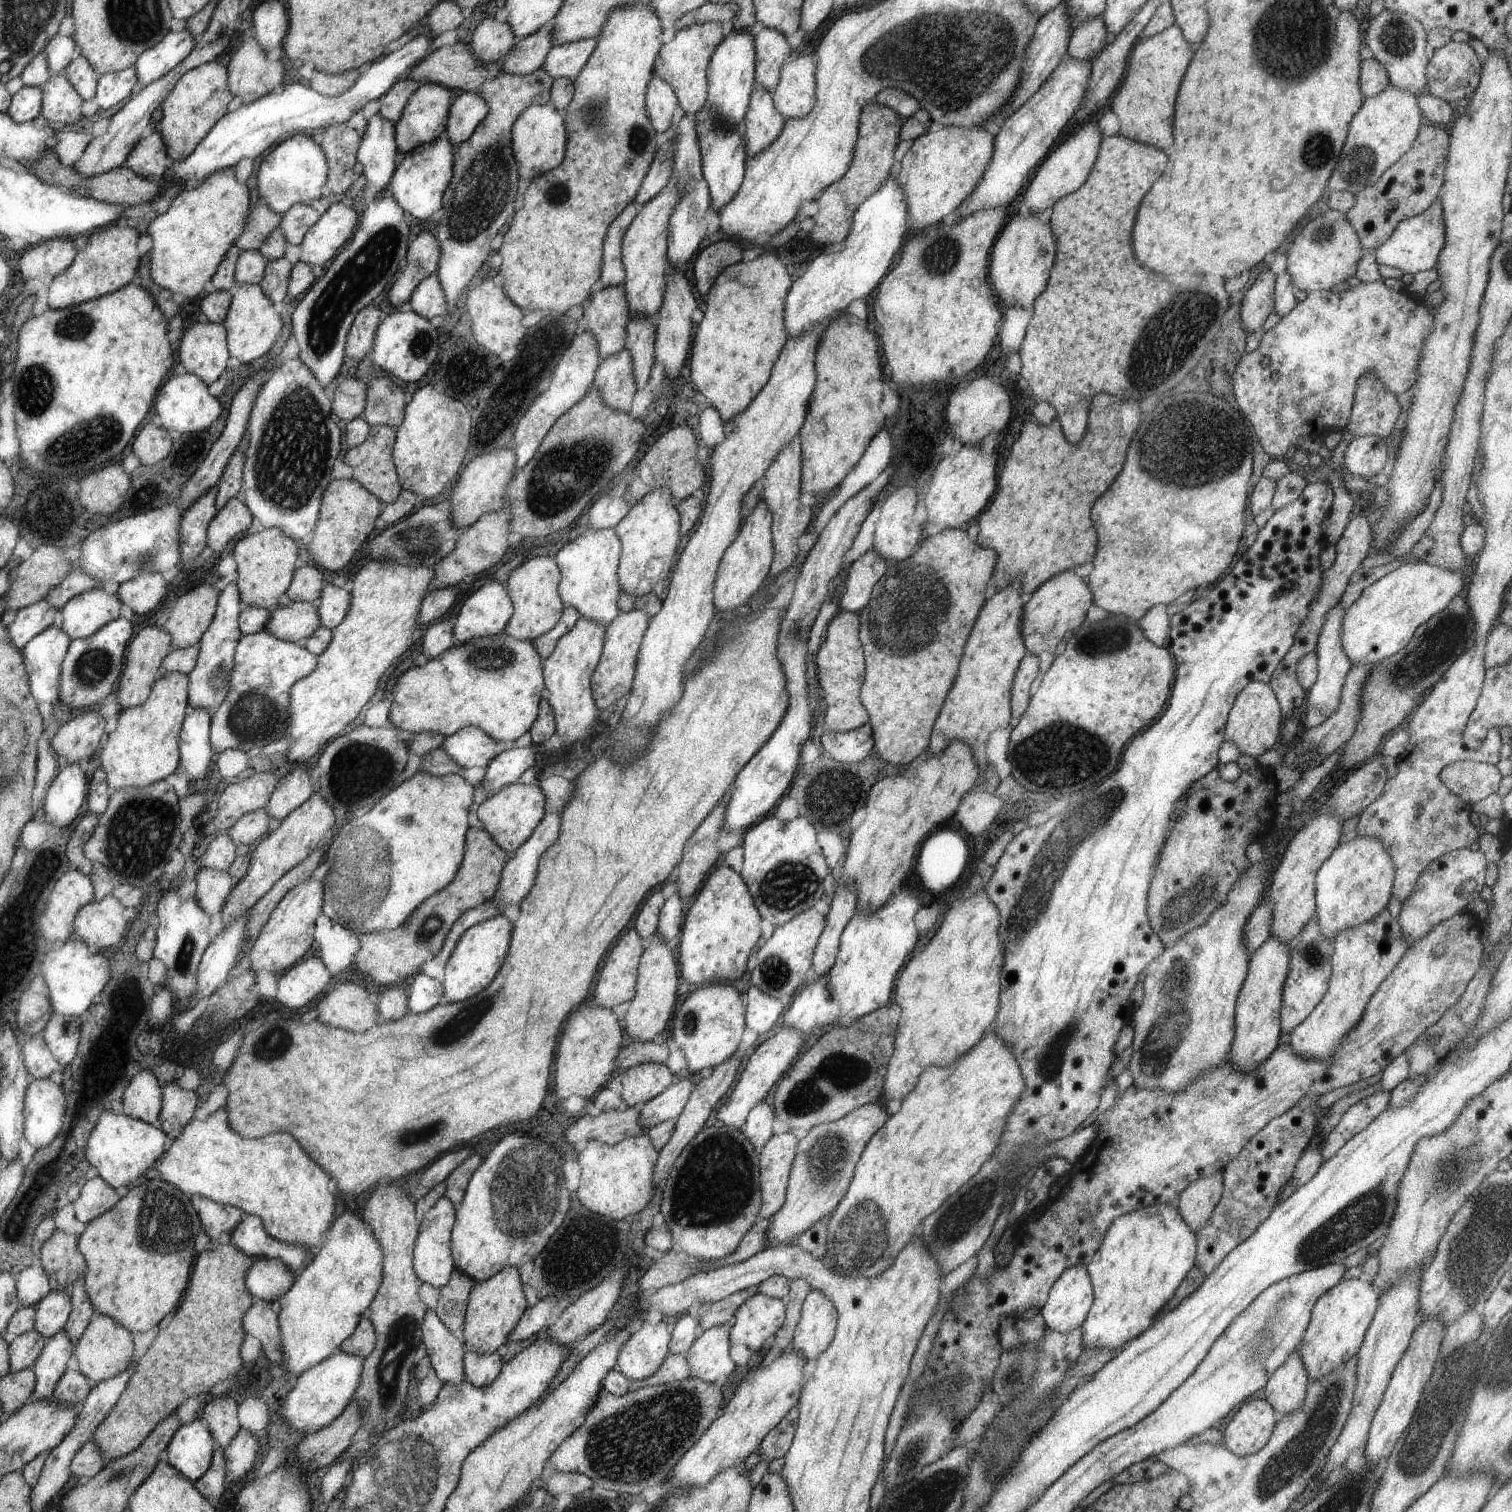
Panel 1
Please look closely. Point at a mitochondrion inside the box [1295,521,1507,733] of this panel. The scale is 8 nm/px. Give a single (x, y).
(1443, 639)

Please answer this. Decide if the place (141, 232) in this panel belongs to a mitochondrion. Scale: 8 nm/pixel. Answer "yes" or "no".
no

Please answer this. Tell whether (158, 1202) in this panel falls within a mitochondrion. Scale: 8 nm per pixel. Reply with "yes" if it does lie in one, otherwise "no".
yes

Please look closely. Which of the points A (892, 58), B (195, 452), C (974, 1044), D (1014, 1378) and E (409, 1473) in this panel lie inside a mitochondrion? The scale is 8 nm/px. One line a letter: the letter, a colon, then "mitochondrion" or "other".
A: mitochondrion
B: other
C: other
D: mitochondrion
E: mitochondrion

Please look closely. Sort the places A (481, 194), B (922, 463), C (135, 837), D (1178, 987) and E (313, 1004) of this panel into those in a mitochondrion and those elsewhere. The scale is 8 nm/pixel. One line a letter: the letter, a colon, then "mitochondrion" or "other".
A: mitochondrion
B: other
C: mitochondrion
D: mitochondrion
E: other

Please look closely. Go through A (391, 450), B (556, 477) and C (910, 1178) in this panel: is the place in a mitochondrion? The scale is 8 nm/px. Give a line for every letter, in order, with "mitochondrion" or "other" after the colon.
A: other
B: mitochondrion
C: other

